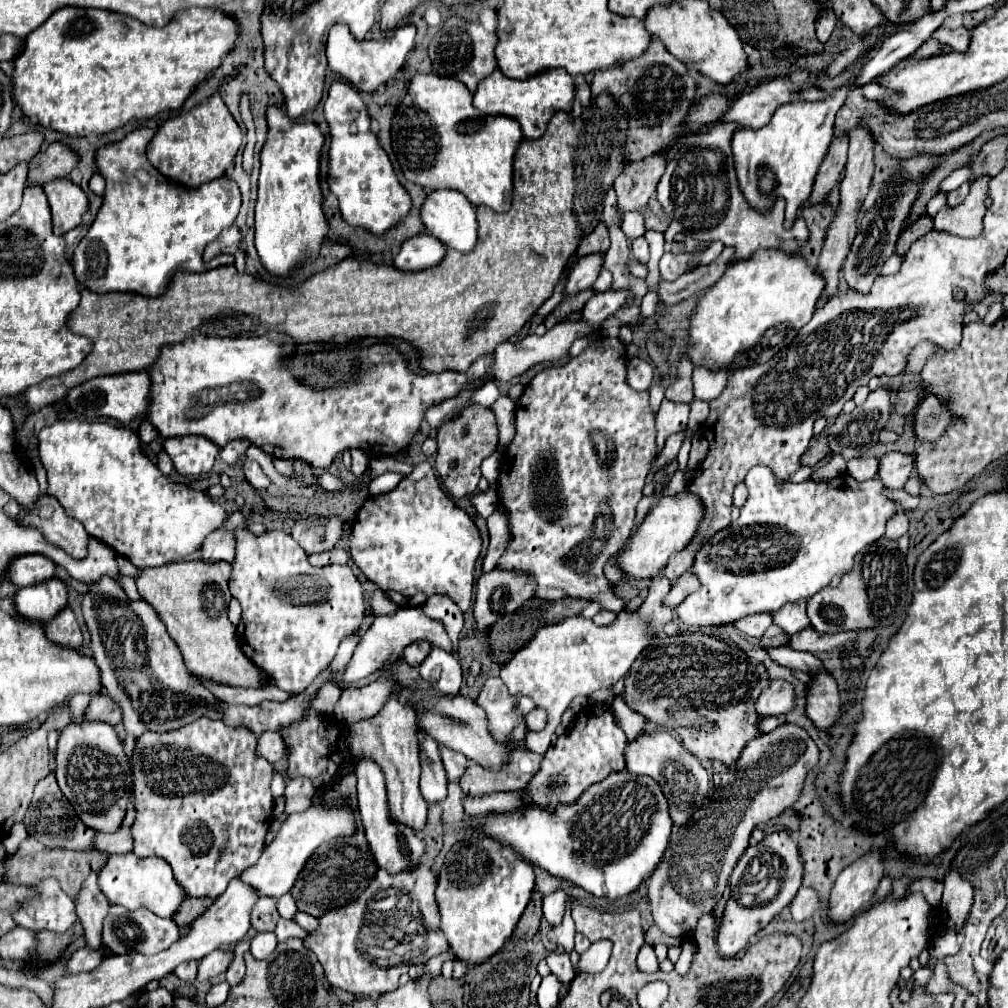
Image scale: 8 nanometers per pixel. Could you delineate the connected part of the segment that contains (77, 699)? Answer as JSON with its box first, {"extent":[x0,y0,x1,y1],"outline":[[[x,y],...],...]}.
{"extent":[70,694,92,722],"outline":[[[74,694],[70,698],[70,710],[76,714],[76,720],[72,720],[72,722],[82,722],[82,720],[78,720],[78,714],[90,704],[90,700],[92,700],[90,694]]]}

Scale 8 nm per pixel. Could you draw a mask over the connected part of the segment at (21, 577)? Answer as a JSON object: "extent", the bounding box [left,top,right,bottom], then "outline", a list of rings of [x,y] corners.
{"extent":[10,554,54,588],"outline":[[[28,554],[20,556],[10,562],[10,582],[18,588],[34,586],[42,580],[54,578],[54,562],[42,554]]]}

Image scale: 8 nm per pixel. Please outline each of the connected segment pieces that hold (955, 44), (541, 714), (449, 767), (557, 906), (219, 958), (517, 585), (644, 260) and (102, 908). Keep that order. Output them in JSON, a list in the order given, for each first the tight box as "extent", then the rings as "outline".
[{"extent":[932,26,970,50],"outline":[[[940,26],[934,34],[932,34],[934,40],[942,42],[942,44],[950,44],[950,48],[954,50],[966,50],[968,44],[970,44],[970,32],[964,28],[964,26],[958,26],[958,28],[948,28],[948,26]]]},{"extent":[526,708,546,730],"outline":[[[534,708],[526,716],[526,722],[528,722],[528,730],[544,730],[544,726],[546,726],[546,710]]]},{"extent":[440,746,468,782],"outline":[[[440,746],[440,756],[442,756],[442,762],[444,762],[444,770],[448,774],[448,780],[452,782],[458,782],[458,778],[464,774],[466,770],[466,762],[468,758],[460,752],[454,752],[450,748],[444,748]]]},{"extent":[544,890,566,924],"outline":[[[562,890],[544,896],[544,918],[548,924],[560,924],[564,916],[564,904],[566,904],[566,894]]]},{"extent":[198,950,232,982],"outline":[[[214,950],[210,954],[206,954],[206,958],[202,958],[198,962],[198,982],[204,982],[204,980],[210,980],[222,972],[226,972],[228,964],[232,960],[232,952],[224,952],[224,950]]]},{"extent":[474,570,534,630],"outline":[[[492,570],[482,574],[476,584],[474,620],[480,630],[488,630],[500,616],[516,612],[534,596],[534,580],[526,574]]]},{"extent":[632,238,648,264],"outline":[[[636,238],[632,240],[632,254],[640,264],[648,264],[648,242],[646,238]]]},{"extent":[74,874,110,950],"outline":[[[90,874],[90,878],[86,878],[86,884],[82,884],[82,890],[78,892],[78,898],[74,898],[78,918],[80,918],[80,922],[86,930],[88,946],[94,948],[94,950],[102,948],[102,942],[100,942],[102,920],[106,918],[108,908],[110,908],[110,902],[100,892],[96,878],[98,878],[96,874]]]}]

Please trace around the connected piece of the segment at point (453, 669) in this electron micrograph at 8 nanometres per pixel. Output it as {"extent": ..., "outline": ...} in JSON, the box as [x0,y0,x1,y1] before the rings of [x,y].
{"extent":[420,648,462,696],"outline":[[[432,648],[428,658],[420,664],[420,676],[430,684],[430,688],[446,696],[456,696],[460,692],[462,684],[460,662],[454,654],[442,648]]]}

